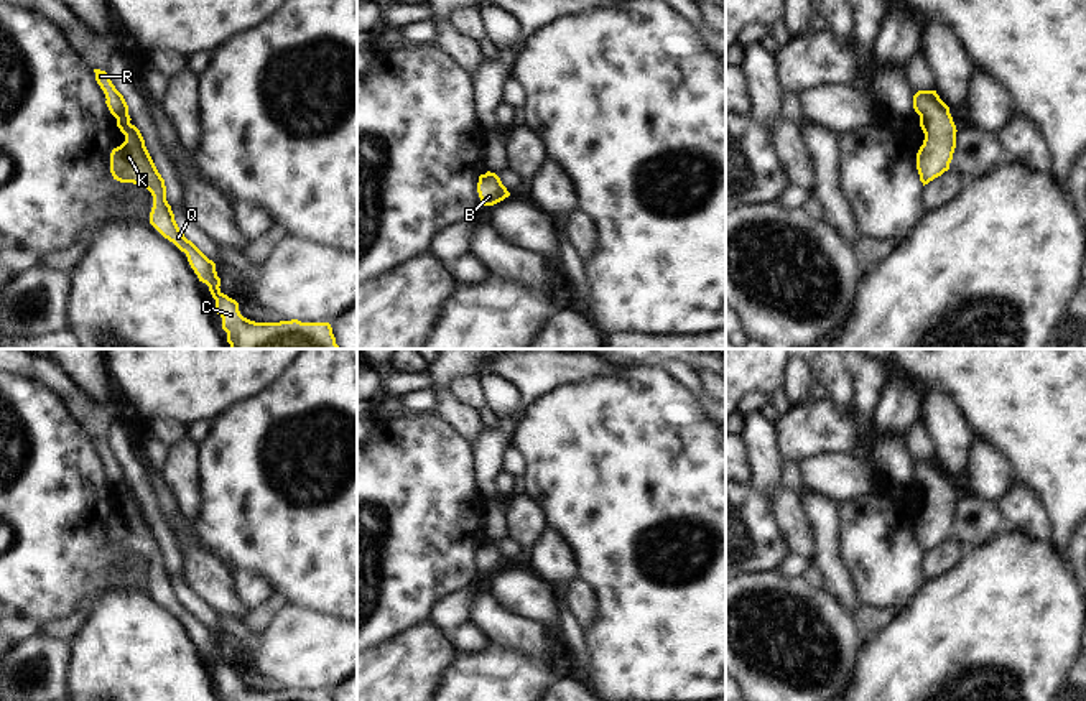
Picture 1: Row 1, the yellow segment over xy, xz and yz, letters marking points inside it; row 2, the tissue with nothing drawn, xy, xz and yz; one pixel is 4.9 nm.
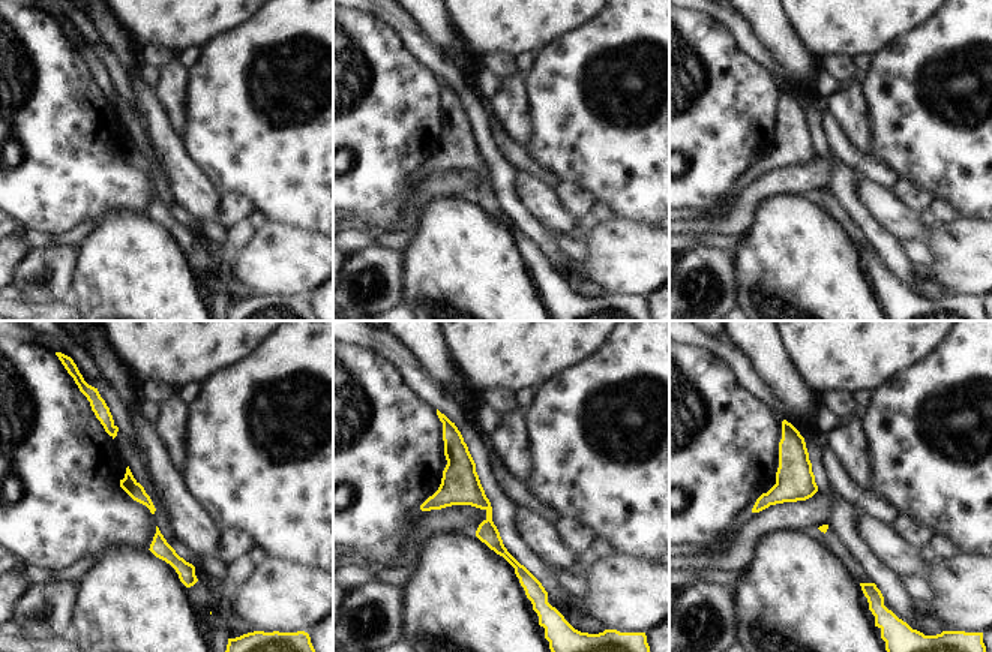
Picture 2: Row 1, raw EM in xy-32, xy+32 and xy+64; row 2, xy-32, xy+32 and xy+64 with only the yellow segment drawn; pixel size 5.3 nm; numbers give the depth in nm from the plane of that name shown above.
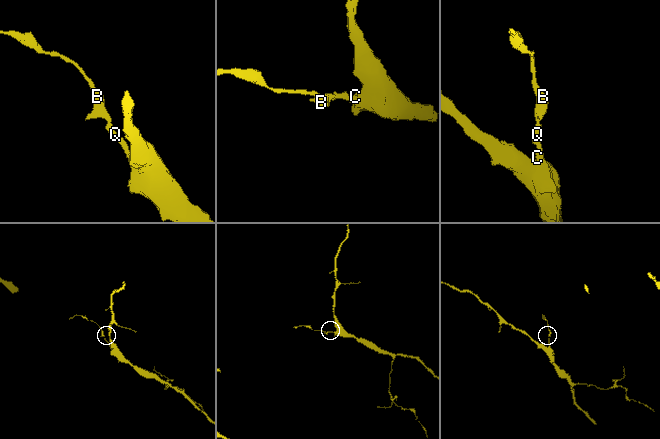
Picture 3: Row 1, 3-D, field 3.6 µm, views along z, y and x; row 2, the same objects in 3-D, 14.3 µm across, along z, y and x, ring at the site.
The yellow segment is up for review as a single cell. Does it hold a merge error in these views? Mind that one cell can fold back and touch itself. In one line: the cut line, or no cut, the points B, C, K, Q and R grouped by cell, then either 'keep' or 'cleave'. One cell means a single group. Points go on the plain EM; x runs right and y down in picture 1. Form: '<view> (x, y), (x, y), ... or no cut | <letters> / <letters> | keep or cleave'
no cut | B C K Q R | keep

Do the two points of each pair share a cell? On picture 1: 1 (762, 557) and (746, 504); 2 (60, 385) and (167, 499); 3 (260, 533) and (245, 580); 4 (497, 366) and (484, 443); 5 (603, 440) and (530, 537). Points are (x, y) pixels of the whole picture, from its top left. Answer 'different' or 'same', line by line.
1: same
2: different
3: different
4: same
5: different

